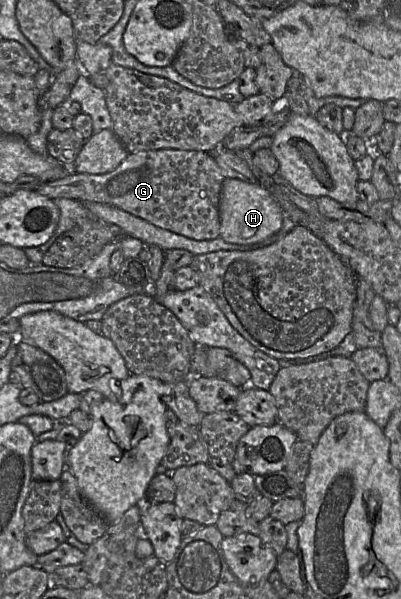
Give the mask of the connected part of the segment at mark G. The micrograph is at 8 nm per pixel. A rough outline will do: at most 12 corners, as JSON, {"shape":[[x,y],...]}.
{"shape":[[129,153],[39,186],[190,239],[220,236],[212,153]]}

